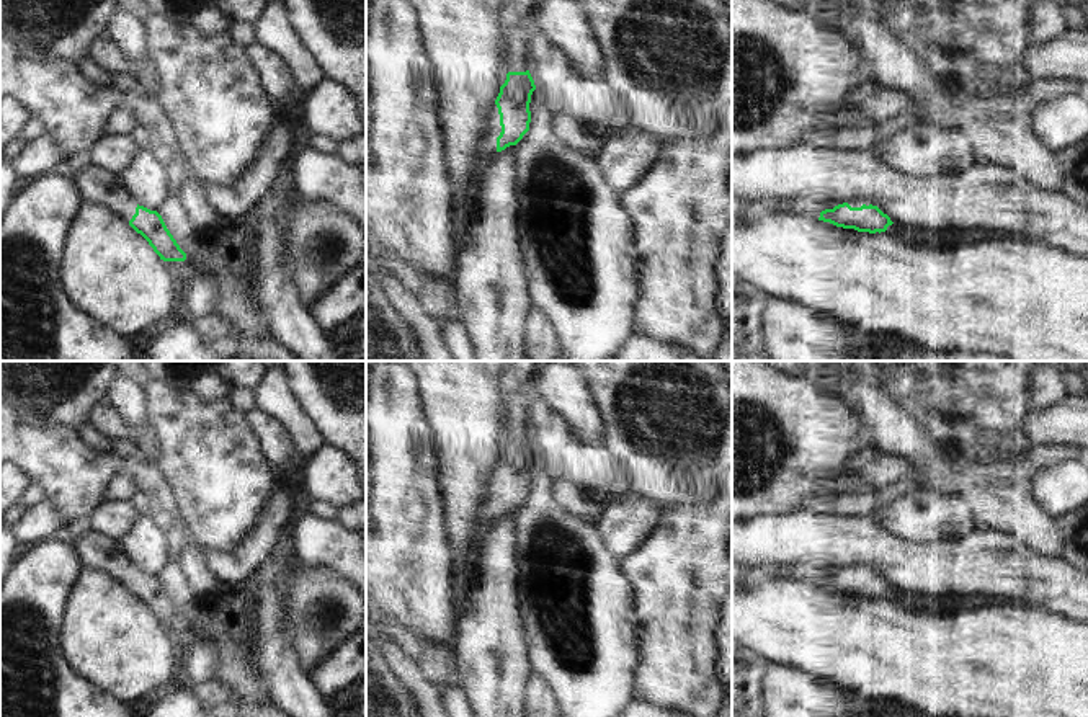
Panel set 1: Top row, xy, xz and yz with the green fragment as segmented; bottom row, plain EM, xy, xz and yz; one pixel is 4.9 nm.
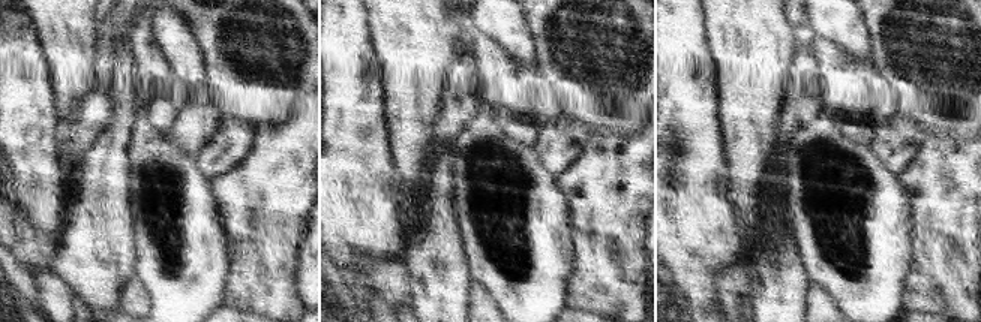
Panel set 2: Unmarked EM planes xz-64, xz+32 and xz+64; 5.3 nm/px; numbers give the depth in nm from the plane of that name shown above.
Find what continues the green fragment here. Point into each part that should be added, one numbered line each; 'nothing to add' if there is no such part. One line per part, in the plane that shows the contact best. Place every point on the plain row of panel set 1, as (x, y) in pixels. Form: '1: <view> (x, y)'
1: xz (487, 513)

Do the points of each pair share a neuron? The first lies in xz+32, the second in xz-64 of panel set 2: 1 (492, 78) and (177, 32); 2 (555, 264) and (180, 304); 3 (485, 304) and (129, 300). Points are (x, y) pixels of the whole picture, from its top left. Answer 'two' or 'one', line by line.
1: two
2: one
3: one

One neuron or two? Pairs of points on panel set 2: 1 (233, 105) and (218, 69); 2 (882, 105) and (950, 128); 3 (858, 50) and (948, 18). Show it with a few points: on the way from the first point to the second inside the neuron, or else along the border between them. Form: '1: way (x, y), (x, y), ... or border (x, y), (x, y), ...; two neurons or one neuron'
1: way (233, 96), (233, 84), (227, 78); one neuron
2: border (882, 77), (894, 95), (896, 113); two neurons
3: border (861, 15), (870, 39), (869, 66); two neurons

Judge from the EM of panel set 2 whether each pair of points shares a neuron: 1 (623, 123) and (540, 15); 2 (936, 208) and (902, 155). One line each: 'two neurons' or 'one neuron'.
1: one neuron
2: two neurons

